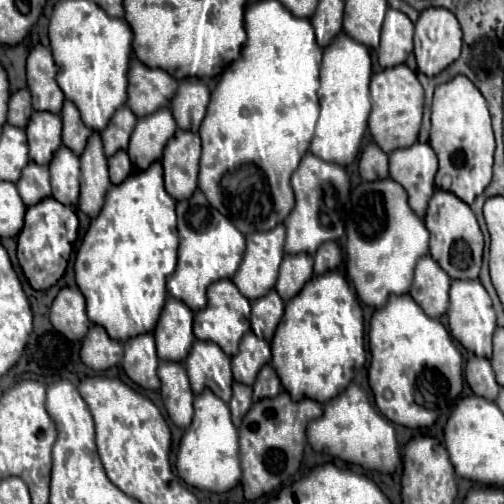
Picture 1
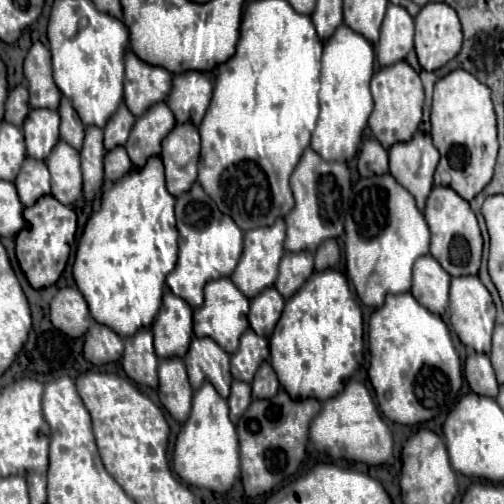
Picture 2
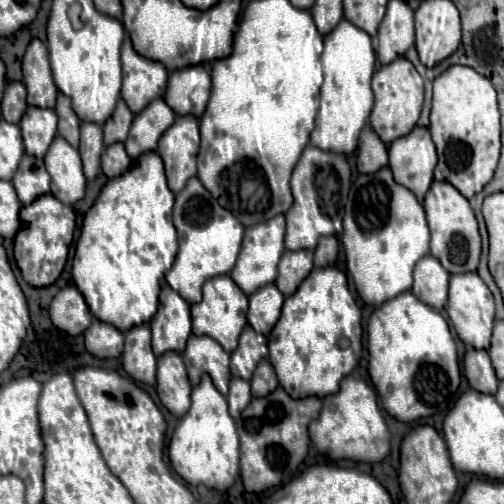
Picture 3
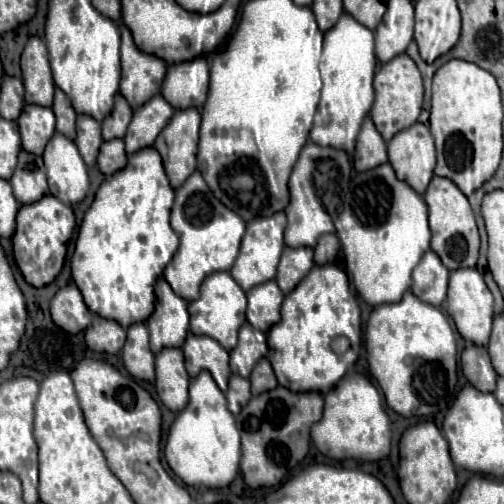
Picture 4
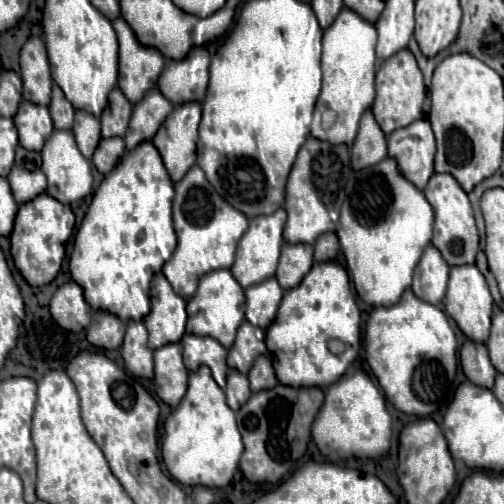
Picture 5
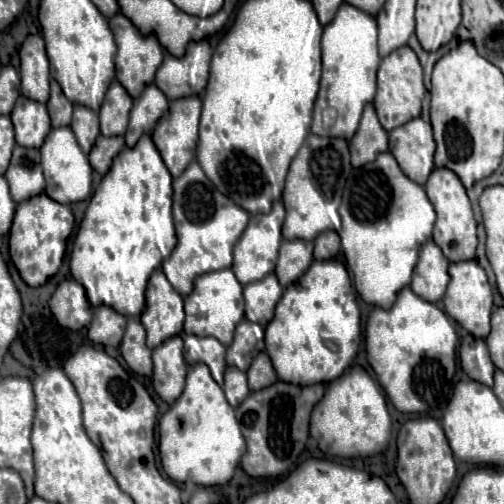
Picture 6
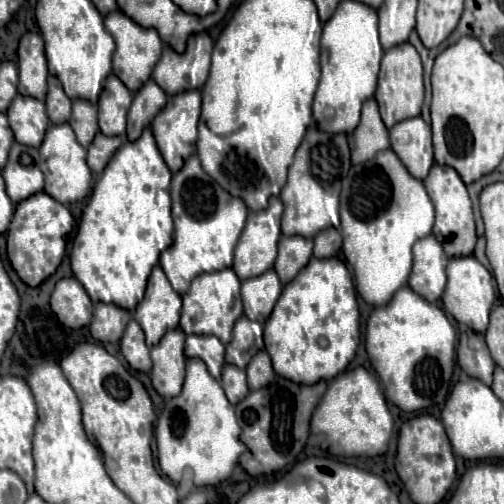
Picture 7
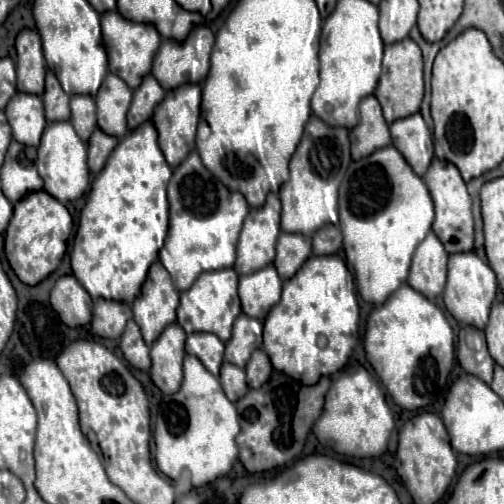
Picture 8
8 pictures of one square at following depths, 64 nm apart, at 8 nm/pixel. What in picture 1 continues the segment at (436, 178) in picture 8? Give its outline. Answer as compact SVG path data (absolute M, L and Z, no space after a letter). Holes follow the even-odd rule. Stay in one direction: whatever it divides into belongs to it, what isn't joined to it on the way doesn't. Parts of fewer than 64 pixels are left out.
M436 190L426 212L426 228L430 232L430 256L452 280L478 280L482 266L484 237L474 212L450 192Z

